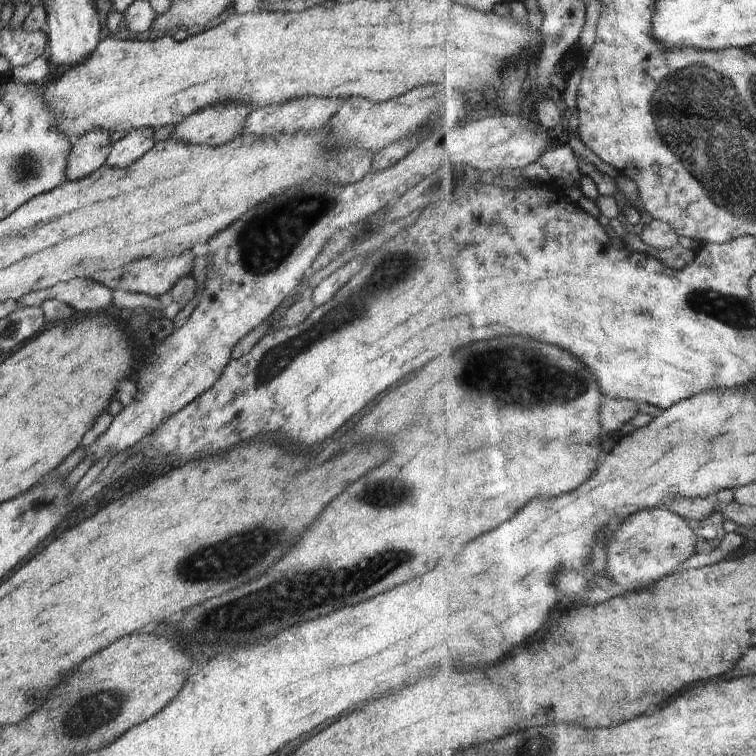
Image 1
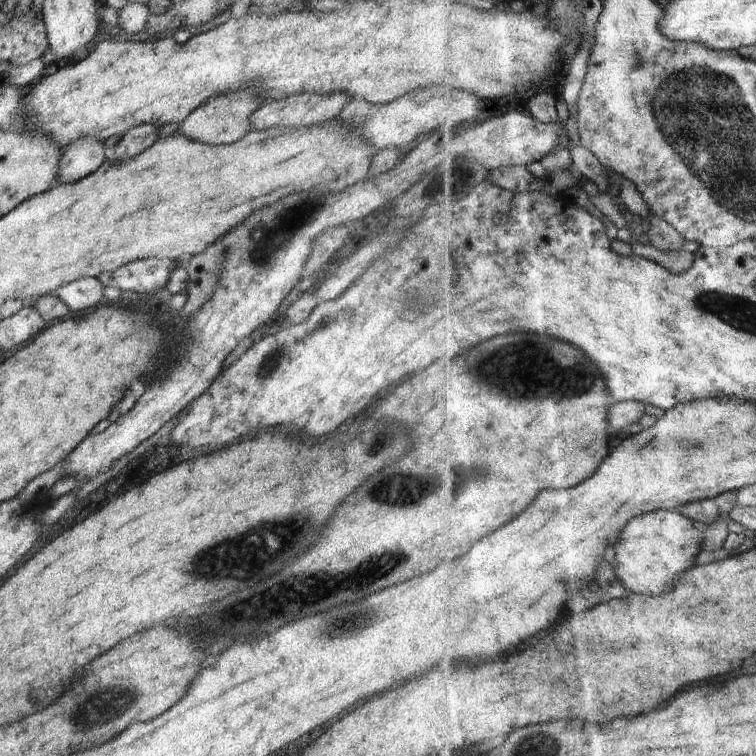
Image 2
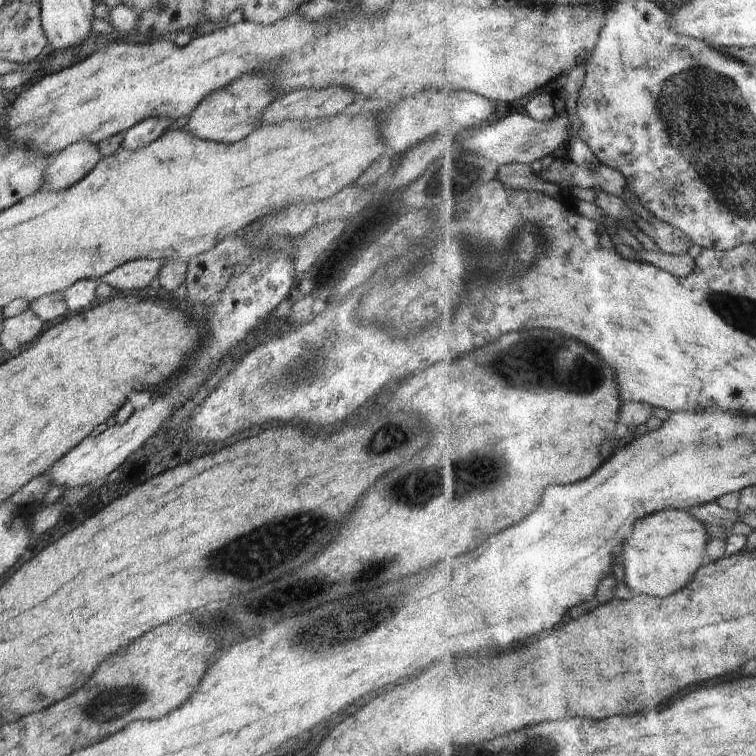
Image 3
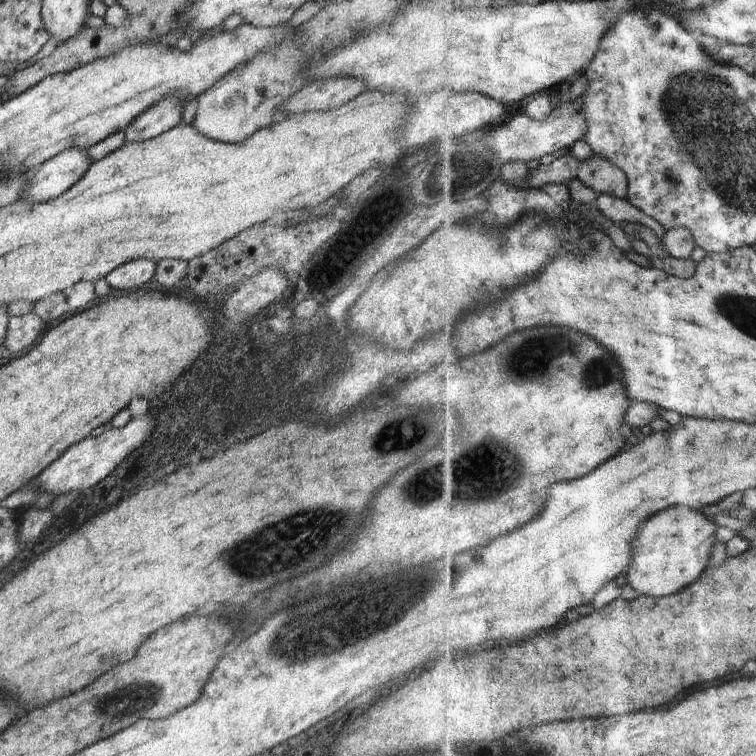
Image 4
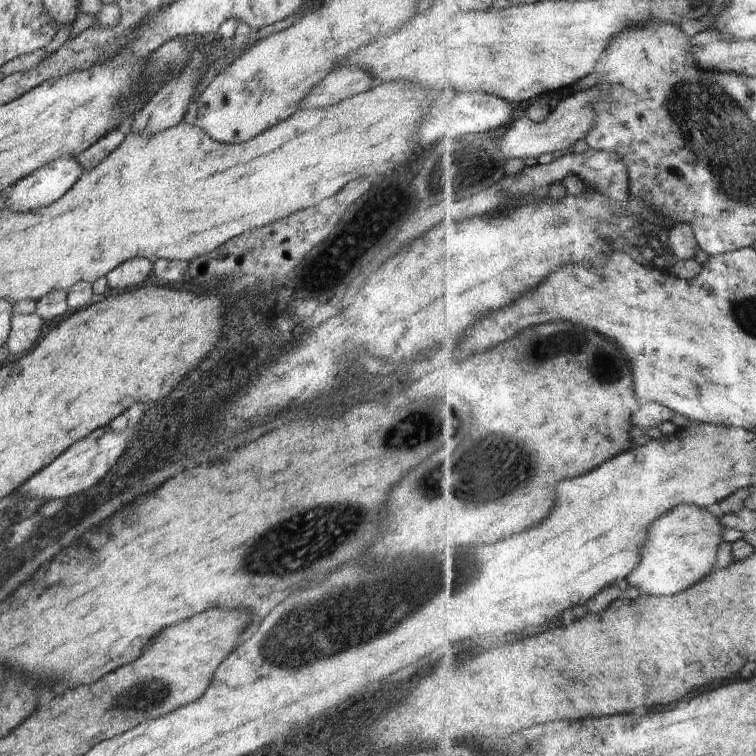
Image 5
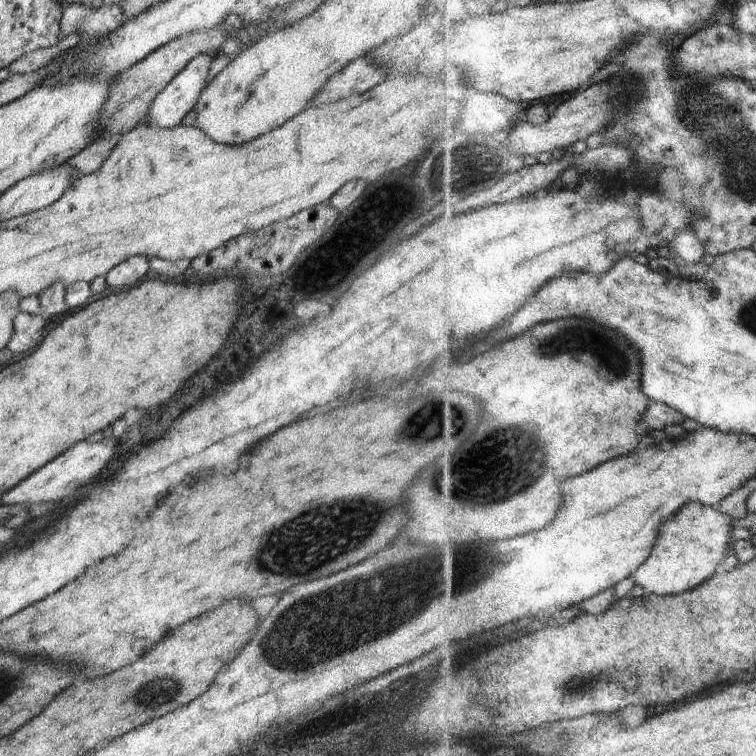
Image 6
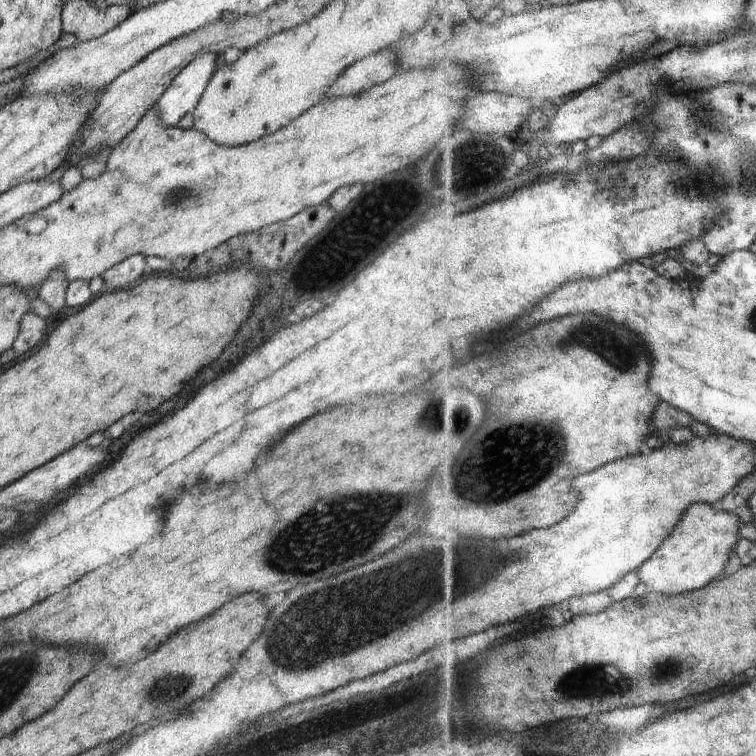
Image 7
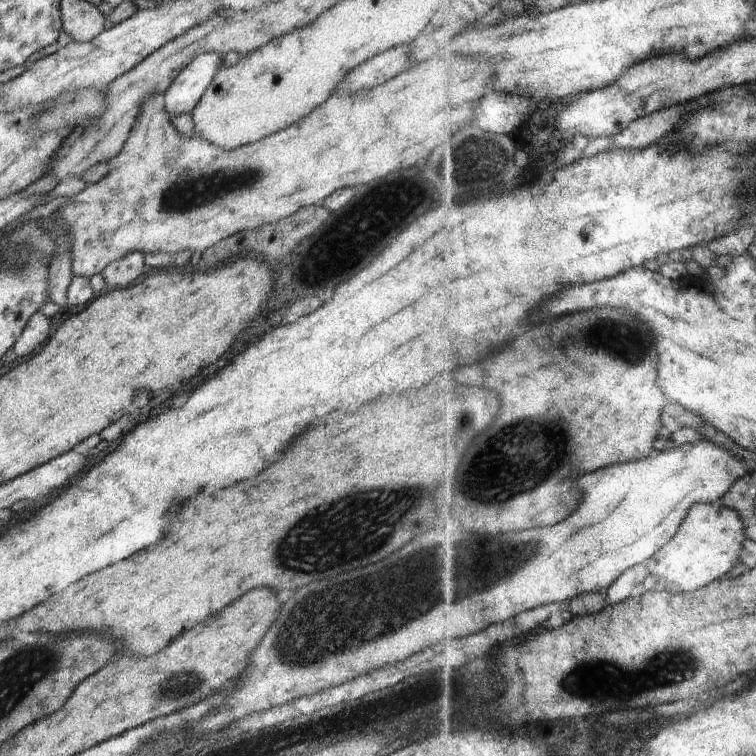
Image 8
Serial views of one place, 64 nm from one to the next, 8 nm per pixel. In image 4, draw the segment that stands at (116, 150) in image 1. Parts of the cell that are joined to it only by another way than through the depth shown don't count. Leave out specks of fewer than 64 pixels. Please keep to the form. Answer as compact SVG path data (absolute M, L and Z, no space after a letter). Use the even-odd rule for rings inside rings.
M164 98L152 108L146 108L132 120L125 128L125 140L130 142L144 142L163 132L170 130L172 127L182 124L182 110L185 107L182 100L178 98Z

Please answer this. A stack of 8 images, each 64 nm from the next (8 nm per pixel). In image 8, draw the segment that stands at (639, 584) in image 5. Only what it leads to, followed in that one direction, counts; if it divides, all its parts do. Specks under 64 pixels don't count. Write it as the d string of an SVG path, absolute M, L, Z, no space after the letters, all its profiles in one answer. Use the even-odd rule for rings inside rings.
M712 503L696 505L677 535L648 562L648 570L658 578L658 583L664 584L668 593L678 592L678 588L680 592L704 588L724 578L738 564L744 554L744 542L748 540L748 524L739 511L724 504L719 507Z

